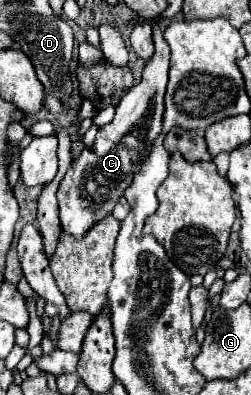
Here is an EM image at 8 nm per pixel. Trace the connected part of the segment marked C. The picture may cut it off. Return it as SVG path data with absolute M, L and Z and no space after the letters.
M154 22L154 46L156 52L148 60L142 80L128 90L128 94L116 106L116 116L110 124L98 130L96 142L82 150L66 172L58 188L58 204L60 204L60 224L62 230L72 236L82 236L96 220L108 216L116 204L116 200L124 194L128 184L132 182L134 172L140 170L142 162L152 150L152 142L162 134L164 120L164 94L168 84L168 56L170 48L162 36L162 30Z

